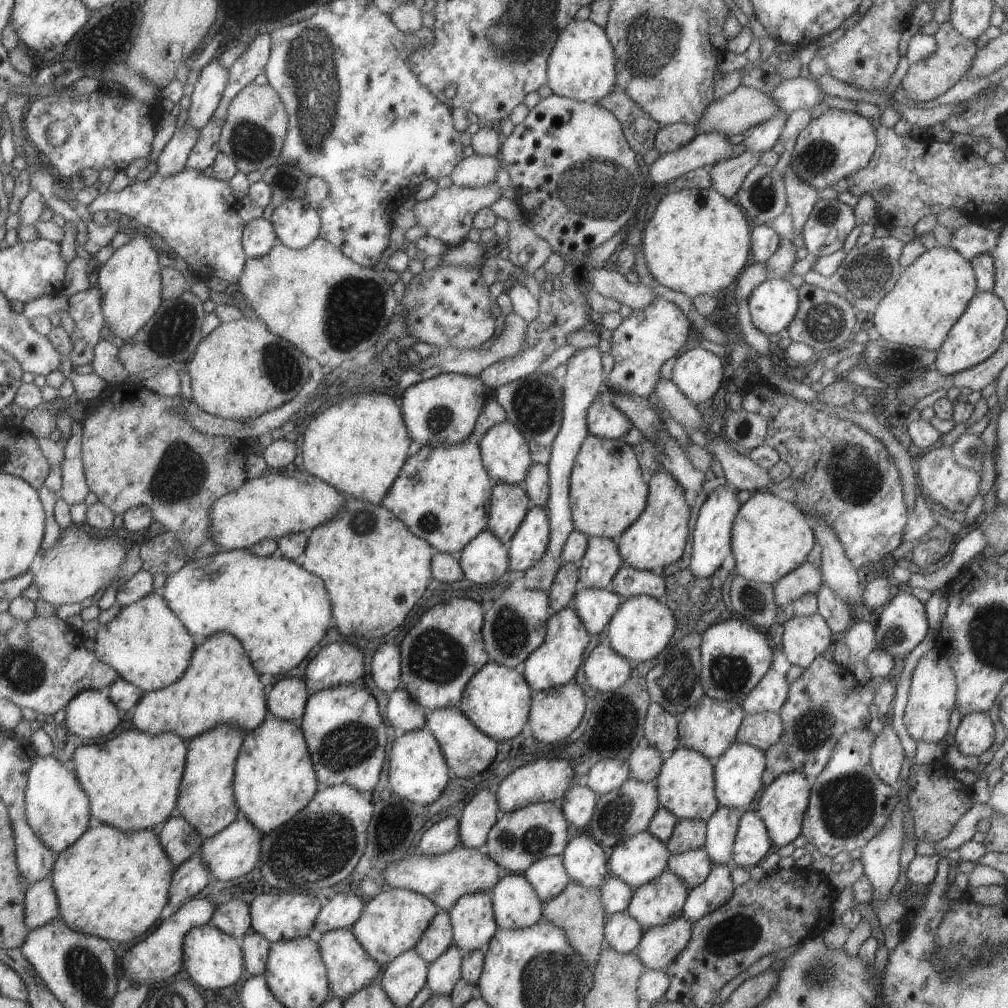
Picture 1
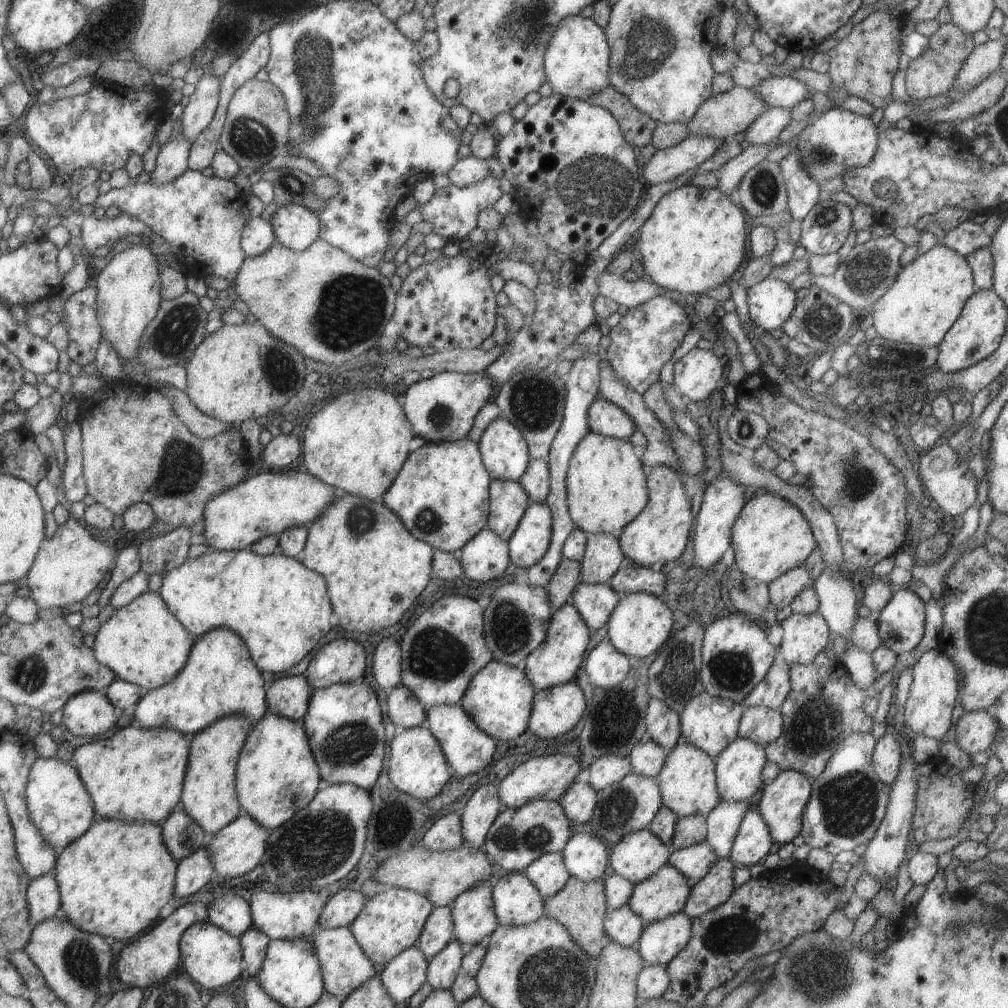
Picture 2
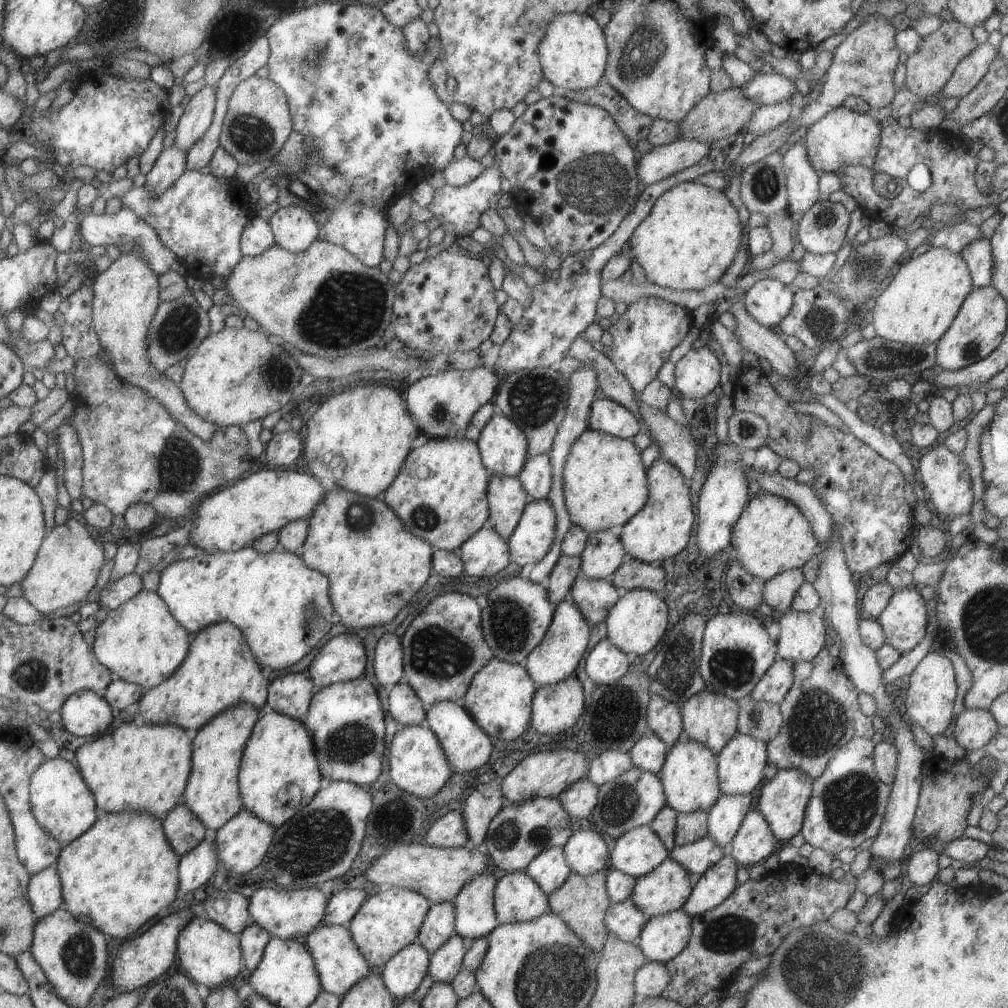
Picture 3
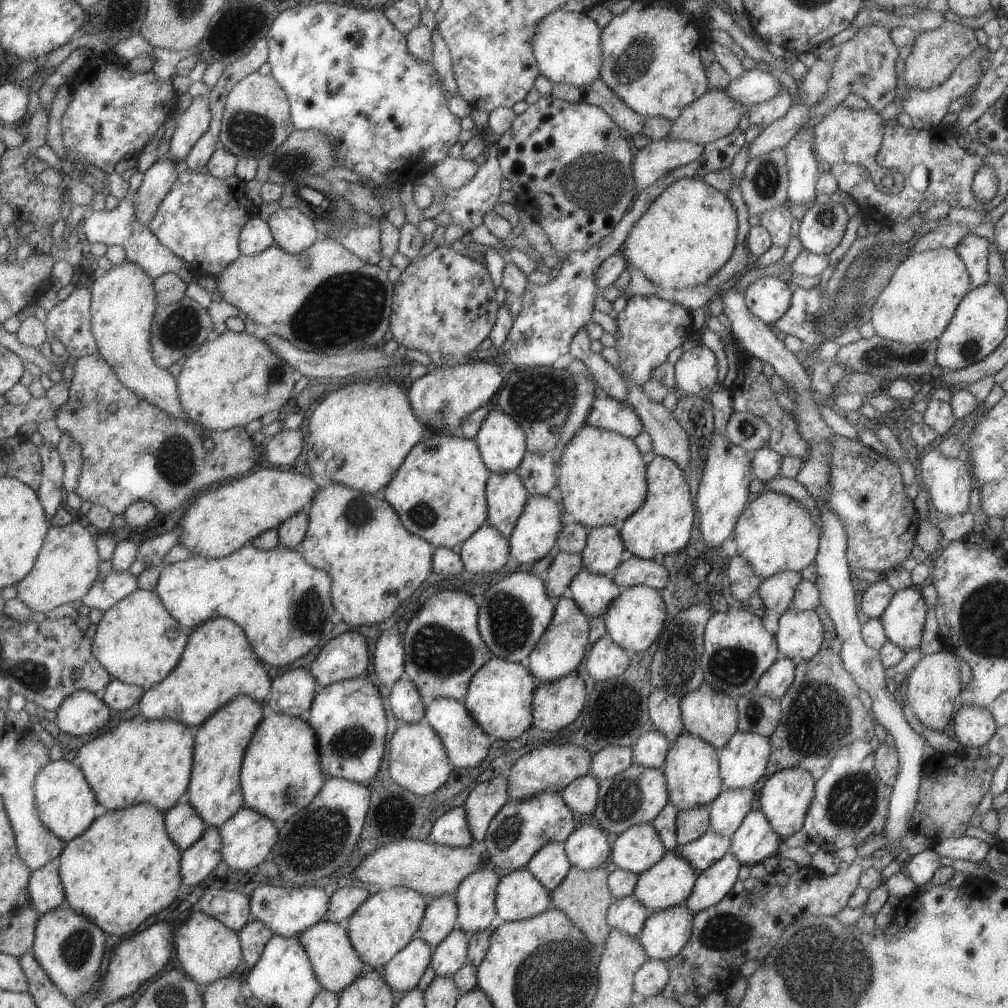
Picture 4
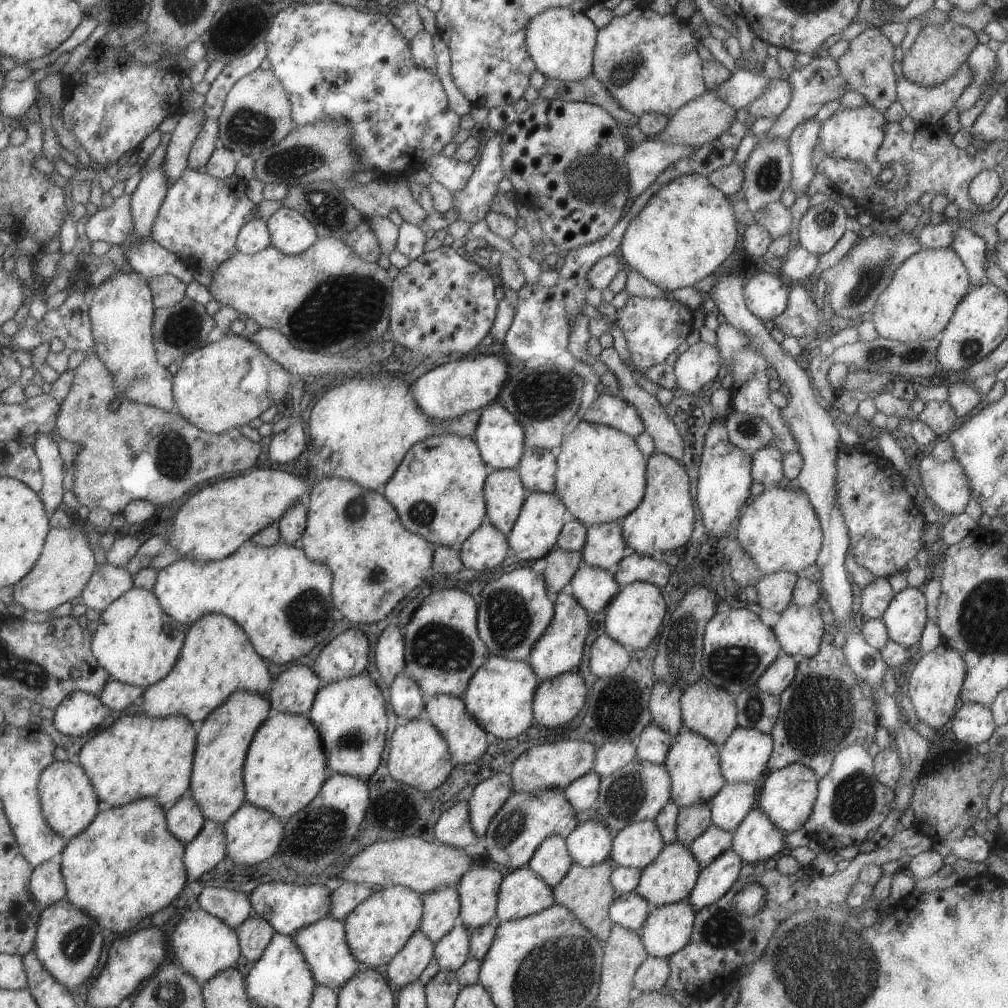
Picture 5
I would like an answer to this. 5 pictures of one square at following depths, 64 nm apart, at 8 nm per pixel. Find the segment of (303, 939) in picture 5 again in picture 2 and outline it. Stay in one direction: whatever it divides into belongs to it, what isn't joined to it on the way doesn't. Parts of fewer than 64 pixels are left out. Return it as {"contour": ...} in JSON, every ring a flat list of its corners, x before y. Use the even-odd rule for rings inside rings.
{"contour":[[349,927,337,928,318,928,309,938,313,952,317,956,319,968,321,968,321,978,323,978,323,990,344,999,347,994,353,992,355,988,359,988,367,978,378,975,381,984,387,990,387,994,394,1002,405,1002,407,1004,409,998,421,988,421,984,426,980,426,968,428,959,423,956,423,952,416,945,405,950,401,950,397,956,394,956,387,964,379,969,374,965,363,952]]}

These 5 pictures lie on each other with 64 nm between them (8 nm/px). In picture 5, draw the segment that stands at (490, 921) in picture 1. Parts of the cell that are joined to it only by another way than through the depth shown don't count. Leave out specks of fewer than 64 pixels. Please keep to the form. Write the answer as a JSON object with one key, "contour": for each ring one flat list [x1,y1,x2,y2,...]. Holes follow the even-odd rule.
{"contour":[[473,864,455,885,461,906,458,922,468,930,489,924,496,917,497,892,502,880,497,870]]}

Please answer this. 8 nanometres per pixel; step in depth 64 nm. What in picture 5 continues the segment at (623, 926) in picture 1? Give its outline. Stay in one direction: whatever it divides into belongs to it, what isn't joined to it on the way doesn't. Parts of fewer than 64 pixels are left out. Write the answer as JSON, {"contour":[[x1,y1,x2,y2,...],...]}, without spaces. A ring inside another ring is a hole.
{"contour":[[634,890,625,894,615,895,611,906,608,908,609,920,612,924,619,924,631,932,639,934,643,921,653,904,637,895]]}

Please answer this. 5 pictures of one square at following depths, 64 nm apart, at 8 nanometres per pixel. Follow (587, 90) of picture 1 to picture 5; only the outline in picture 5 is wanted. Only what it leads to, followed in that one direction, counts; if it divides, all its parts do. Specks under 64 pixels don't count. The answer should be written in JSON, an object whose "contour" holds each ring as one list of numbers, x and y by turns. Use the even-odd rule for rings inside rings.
{"contour":[[547,8,535,14,525,26,525,48,535,70,546,78,577,82,591,76,593,66,591,58,597,28,584,12,573,12,571,8]]}

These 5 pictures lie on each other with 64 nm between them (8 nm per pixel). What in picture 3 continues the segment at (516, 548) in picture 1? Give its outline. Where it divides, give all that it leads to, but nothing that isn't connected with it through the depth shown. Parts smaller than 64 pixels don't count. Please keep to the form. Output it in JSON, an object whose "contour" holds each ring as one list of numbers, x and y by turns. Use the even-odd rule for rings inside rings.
{"contour":[[546,498,525,505,508,538,510,561,517,566,537,564,549,552,555,538,555,512]]}

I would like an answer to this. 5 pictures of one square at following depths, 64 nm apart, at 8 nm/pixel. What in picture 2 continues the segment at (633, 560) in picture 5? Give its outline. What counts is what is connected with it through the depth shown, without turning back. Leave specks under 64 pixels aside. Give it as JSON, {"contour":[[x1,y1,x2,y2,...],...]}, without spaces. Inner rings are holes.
{"contour":[[625,558,623,564,619,565,619,570,607,580,607,586,620,596,631,592,645,592,665,599,663,573,633,562,629,564,629,558]]}

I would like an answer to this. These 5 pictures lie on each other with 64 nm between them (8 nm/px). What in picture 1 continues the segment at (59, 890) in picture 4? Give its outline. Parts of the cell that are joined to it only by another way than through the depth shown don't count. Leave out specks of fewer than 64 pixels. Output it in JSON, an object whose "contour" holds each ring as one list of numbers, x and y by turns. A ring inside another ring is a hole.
{"contour":[[50,875,33,884,28,884,24,892,23,906,25,926,29,931,45,926,47,922,57,918,59,908]]}

